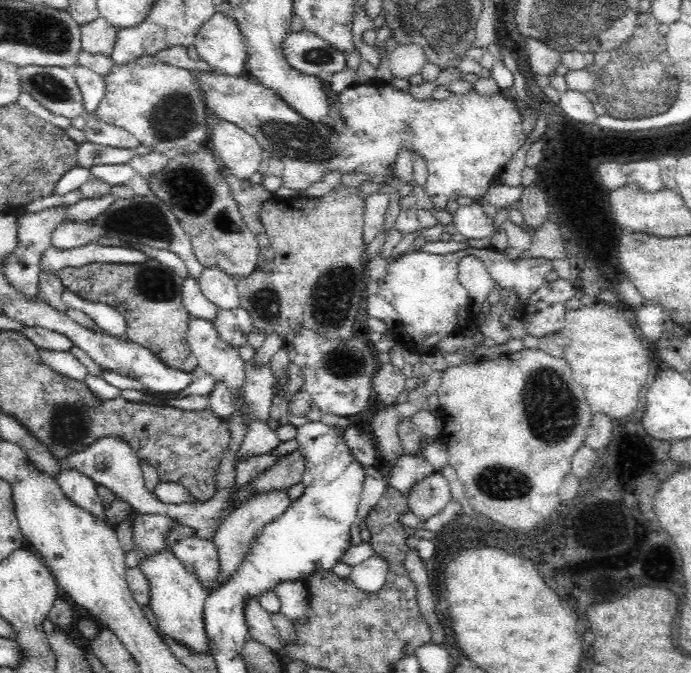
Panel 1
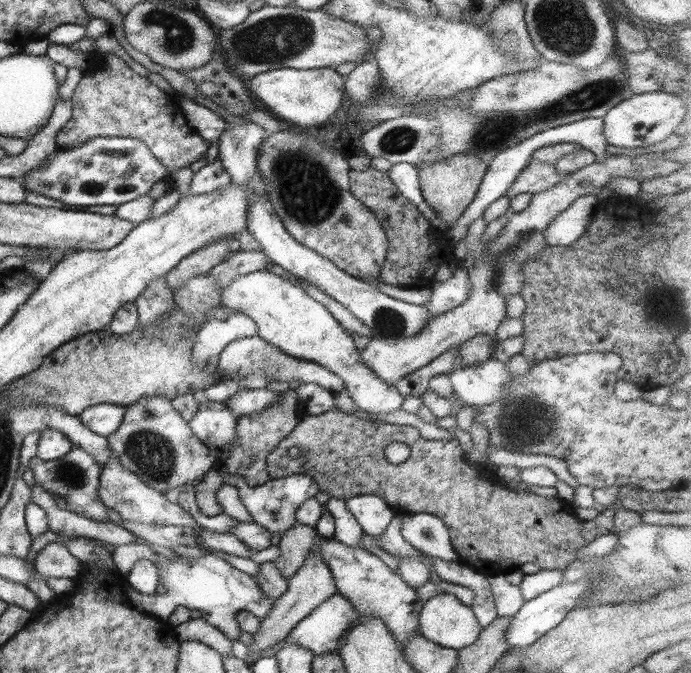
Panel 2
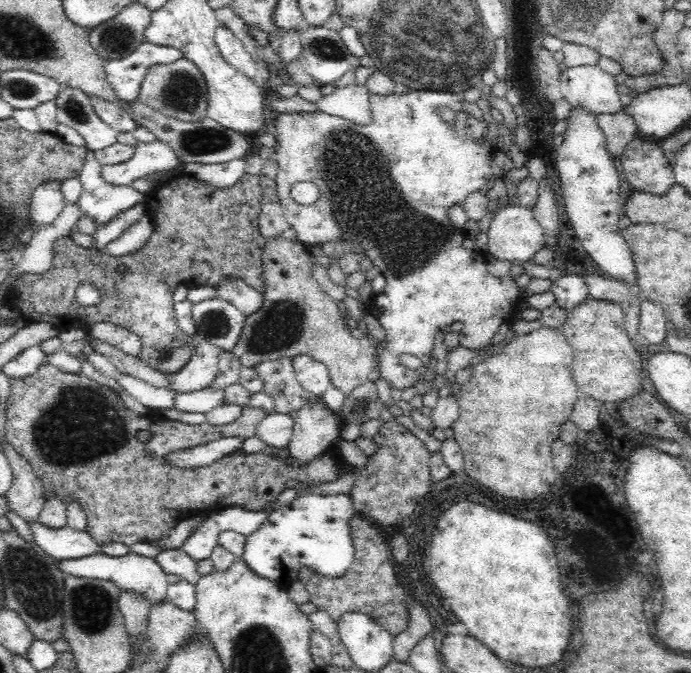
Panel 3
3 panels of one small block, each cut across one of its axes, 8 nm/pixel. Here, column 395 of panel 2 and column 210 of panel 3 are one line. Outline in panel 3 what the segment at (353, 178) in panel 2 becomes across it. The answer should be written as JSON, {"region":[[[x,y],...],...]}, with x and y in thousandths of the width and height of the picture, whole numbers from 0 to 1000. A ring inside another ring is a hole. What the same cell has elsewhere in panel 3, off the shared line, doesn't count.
{"region":[[[258,259],[255,263],[250,263],[239,273],[233,273],[229,279],[224,279],[217,287],[210,287],[207,290],[207,297],[210,302],[210,315],[219,324],[221,330],[221,340],[214,352],[214,357],[208,361],[205,368],[194,371],[194,374],[185,376],[182,383],[174,383],[174,380],[159,380],[159,377],[151,376],[142,368],[122,370],[117,366],[113,366],[107,360],[107,355],[101,348],[96,351],[85,351],[75,361],[75,383],[72,398],[59,404],[58,407],[46,407],[41,404],[30,404],[25,413],[22,422],[16,425],[17,434],[26,440],[26,446],[32,449],[32,455],[23,455],[27,464],[32,464],[32,471],[35,475],[42,480],[65,480],[78,484],[81,492],[93,490],[119,490],[122,492],[122,499],[130,495],[133,484],[142,478],[153,478],[158,481],[165,481],[168,484],[177,484],[177,487],[190,492],[192,496],[197,496],[204,507],[204,529],[203,533],[208,535],[210,541],[226,550],[227,553],[234,553],[236,556],[252,557],[255,553],[259,553],[266,547],[266,544],[275,536],[278,526],[281,523],[278,499],[269,498],[258,483],[255,465],[252,461],[252,434],[260,422],[269,422],[274,426],[279,422],[288,419],[297,419],[301,425],[311,426],[313,422],[318,422],[321,416],[330,416],[330,413],[343,413],[350,419],[355,419],[362,428],[372,431],[373,434],[381,434],[382,431],[382,418],[381,407],[378,400],[378,377],[382,371],[386,357],[375,346],[373,342],[373,319],[378,314],[378,282],[375,275],[375,267],[372,262],[362,262],[360,259],[353,259],[350,264],[342,270],[342,273],[327,279],[327,282],[317,282],[317,279],[305,279],[305,276],[297,276],[297,273],[289,273],[285,267],[278,267],[266,259]],[[119,422],[129,422],[139,428],[143,434],[143,444],[137,453],[130,453],[123,456],[117,453],[110,443],[110,431],[119,425]]]}

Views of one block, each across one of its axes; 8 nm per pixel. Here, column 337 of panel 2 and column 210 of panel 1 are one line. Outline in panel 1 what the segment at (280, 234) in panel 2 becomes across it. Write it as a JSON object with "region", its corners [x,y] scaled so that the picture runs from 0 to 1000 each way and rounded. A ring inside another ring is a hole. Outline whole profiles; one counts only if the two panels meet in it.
{"region":[[[295,398],[288,426],[295,443],[310,452],[315,461],[349,458],[340,415],[317,398]]]}

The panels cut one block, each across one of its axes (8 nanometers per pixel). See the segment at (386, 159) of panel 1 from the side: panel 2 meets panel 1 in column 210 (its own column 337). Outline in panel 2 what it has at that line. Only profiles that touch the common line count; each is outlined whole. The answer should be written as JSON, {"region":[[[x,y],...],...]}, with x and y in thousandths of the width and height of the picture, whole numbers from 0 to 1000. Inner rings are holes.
{"region":[[[401,101],[362,114],[357,126],[363,143],[375,150],[389,169],[430,184],[431,189],[452,190],[452,196],[457,196],[466,192],[470,178],[476,178],[493,160],[498,120],[499,116],[483,101],[452,101],[450,104]]]}

